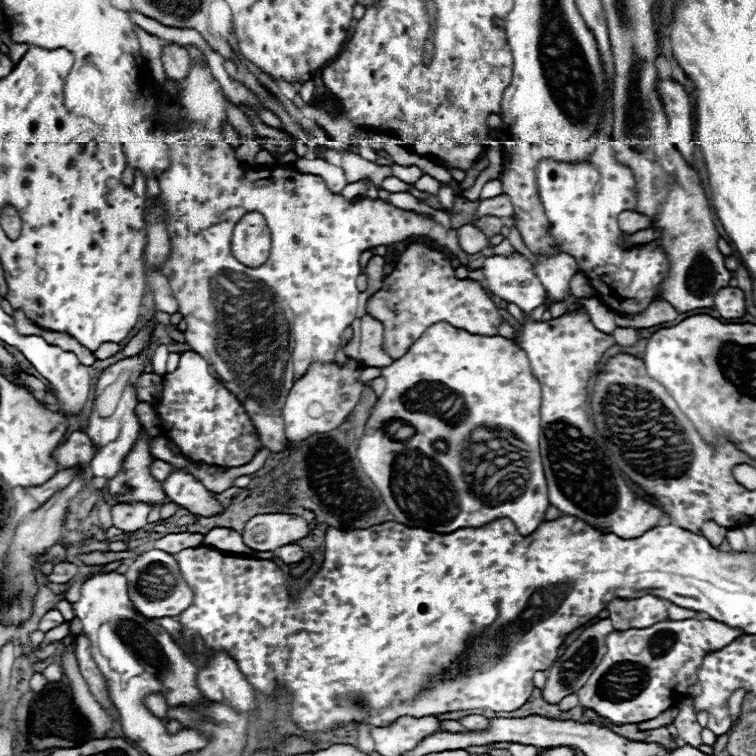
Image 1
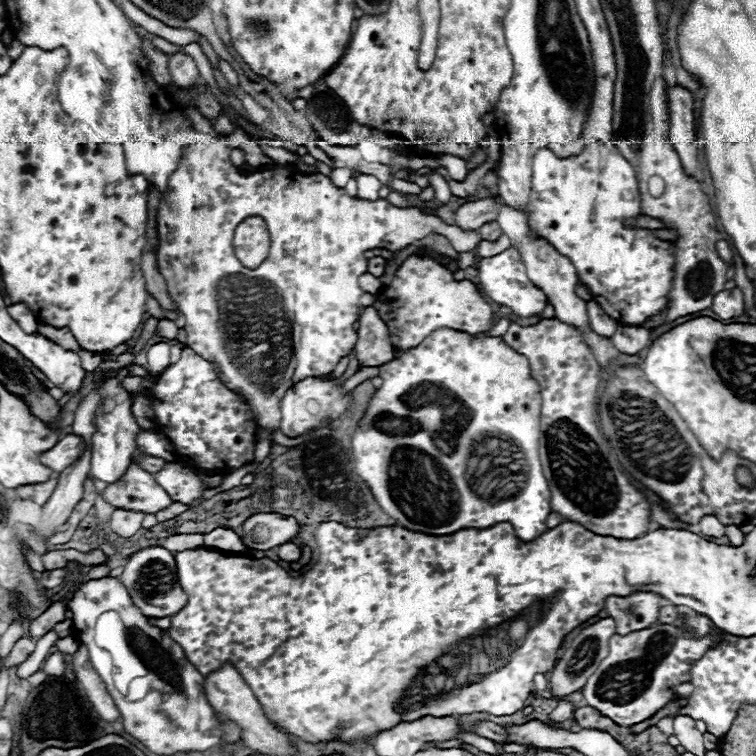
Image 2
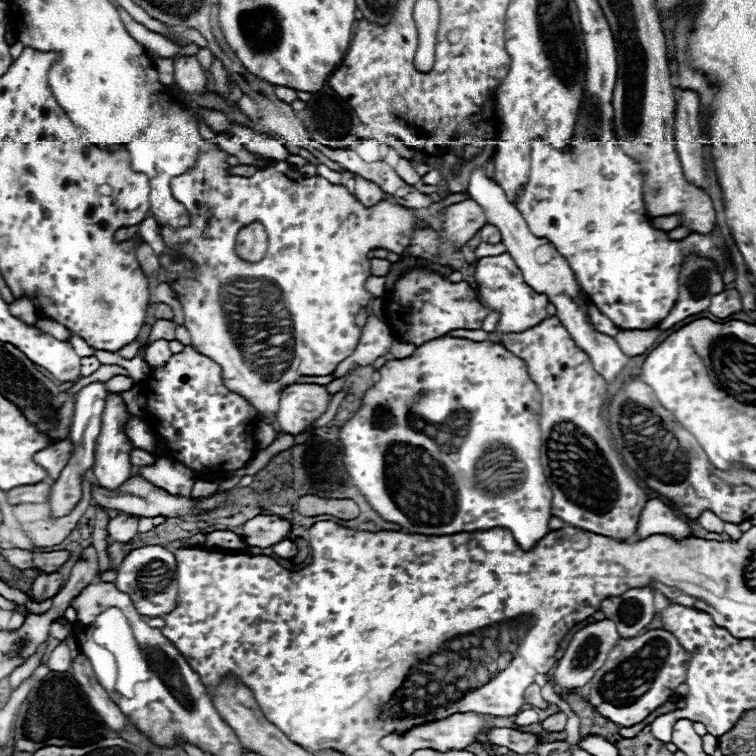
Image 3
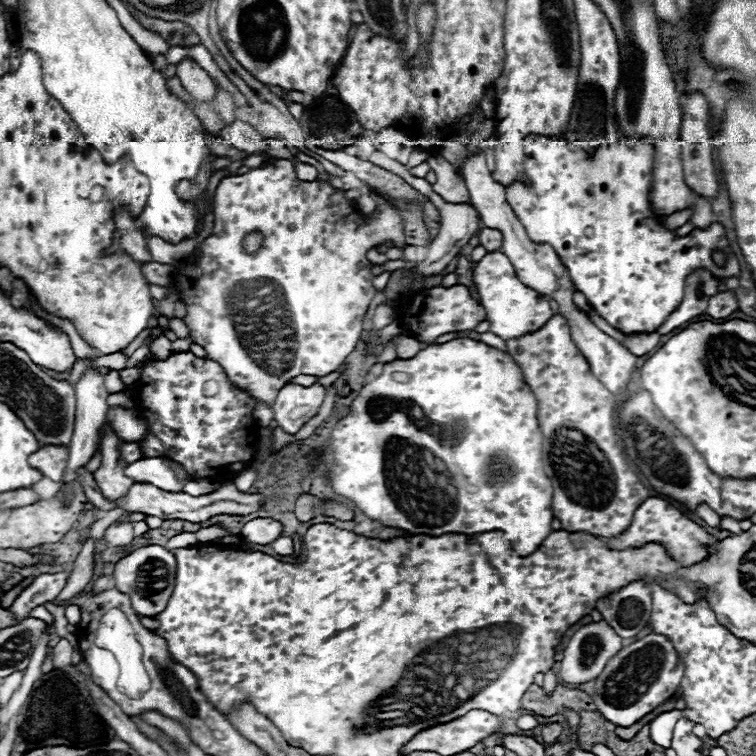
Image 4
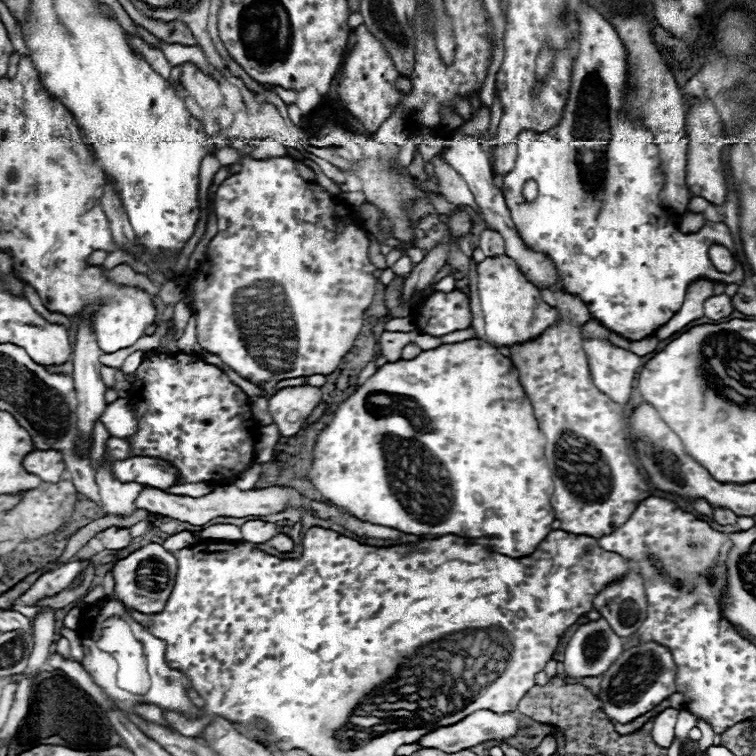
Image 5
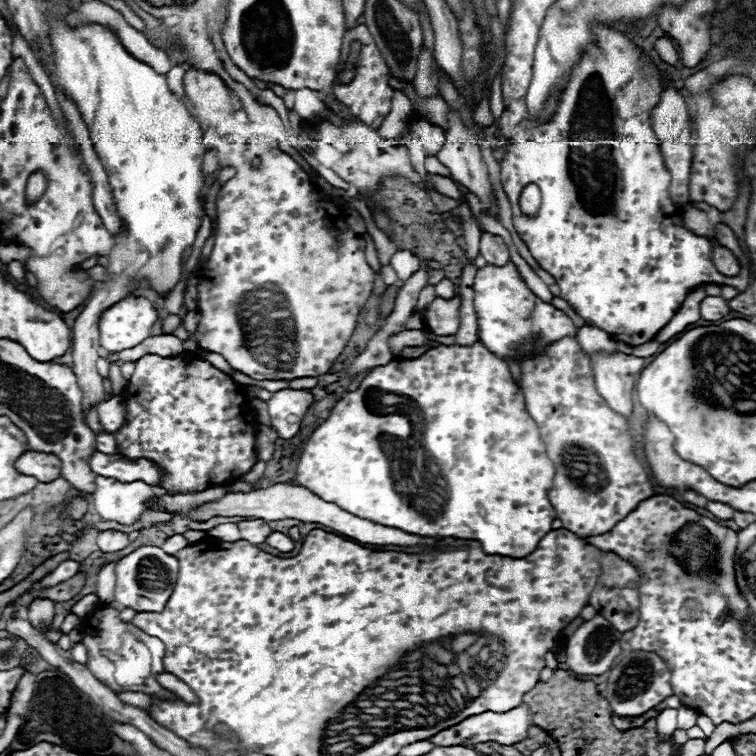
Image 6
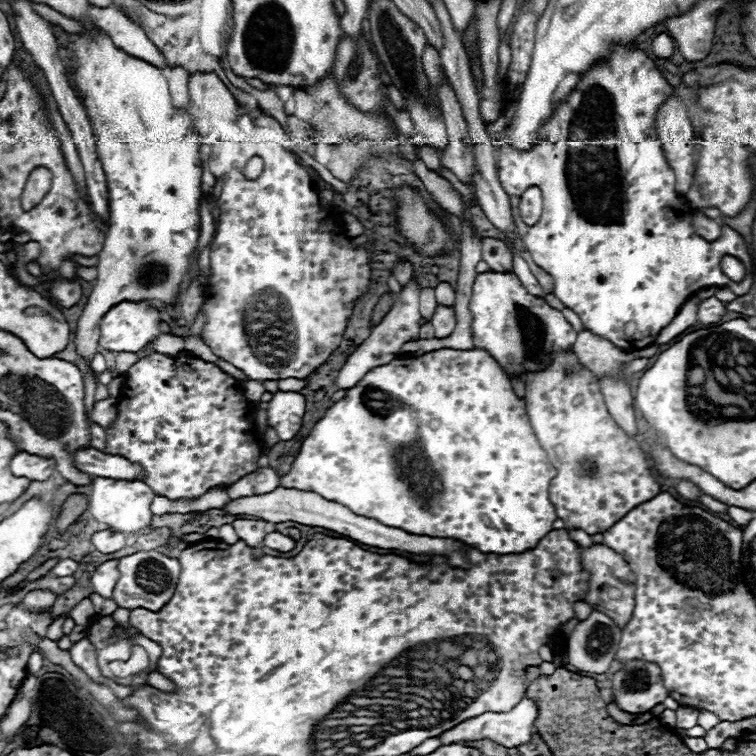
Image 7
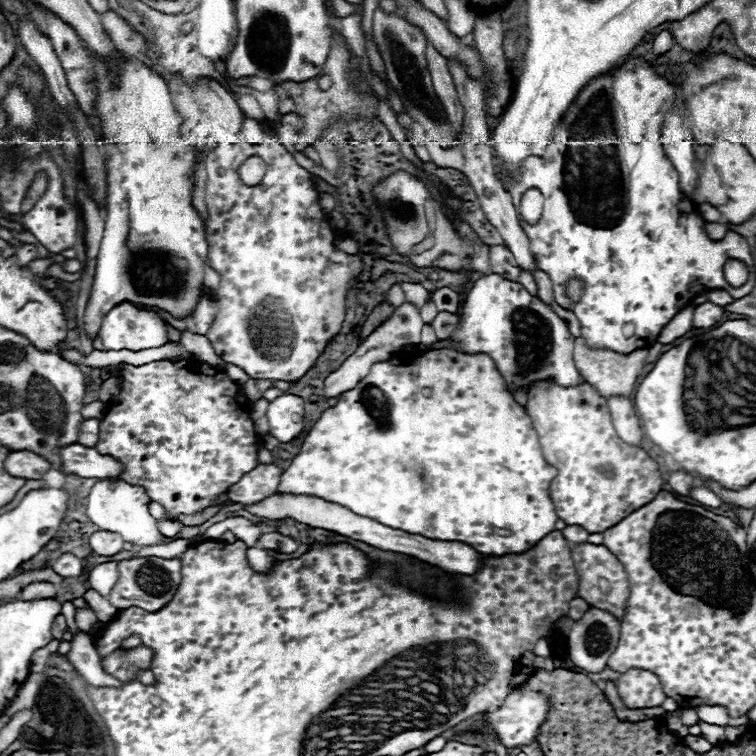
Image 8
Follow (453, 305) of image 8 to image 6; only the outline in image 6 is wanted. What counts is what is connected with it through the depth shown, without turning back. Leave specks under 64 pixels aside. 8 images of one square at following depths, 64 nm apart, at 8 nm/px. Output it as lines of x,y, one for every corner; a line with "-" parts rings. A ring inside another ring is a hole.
442,278
436,286
436,294
440,296
440,298
450,298
450,296
454,296
456,294
456,290
454,290
454,282
452,280
448,280
448,278

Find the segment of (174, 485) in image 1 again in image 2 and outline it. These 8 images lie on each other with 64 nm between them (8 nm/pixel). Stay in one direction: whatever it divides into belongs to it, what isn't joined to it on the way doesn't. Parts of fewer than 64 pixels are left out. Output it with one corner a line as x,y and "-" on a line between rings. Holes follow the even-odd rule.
166,462
160,474
154,474
156,482
168,492
174,502
194,504
202,498
202,482
196,470
182,462

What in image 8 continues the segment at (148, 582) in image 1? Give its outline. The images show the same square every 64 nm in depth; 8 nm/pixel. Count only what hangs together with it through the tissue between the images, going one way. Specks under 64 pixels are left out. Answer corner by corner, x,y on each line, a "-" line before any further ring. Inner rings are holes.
134,556
130,560
122,560
122,562
118,562
120,578
114,584
108,600
118,610
124,610
124,608
130,608
130,606
138,606
142,610
156,612
156,610
164,608
172,600
172,596
176,594
174,590
178,588
180,580
182,580
180,578
180,570
182,570
180,558
166,560
166,558
158,558
158,556
144,556
144,558

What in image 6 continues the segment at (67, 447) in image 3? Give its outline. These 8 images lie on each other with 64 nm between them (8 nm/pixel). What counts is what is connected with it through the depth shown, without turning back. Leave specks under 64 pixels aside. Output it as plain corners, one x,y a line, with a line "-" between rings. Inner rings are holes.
24,452
16,462
18,472
34,476
40,482
52,482
60,478
60,460
54,454
46,452

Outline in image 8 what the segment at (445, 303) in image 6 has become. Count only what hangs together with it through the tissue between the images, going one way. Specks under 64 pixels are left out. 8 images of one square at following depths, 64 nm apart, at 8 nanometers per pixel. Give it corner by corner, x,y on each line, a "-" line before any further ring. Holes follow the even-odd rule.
438,312
438,316
436,316
434,322
432,322
432,328
434,328
434,332
436,332
436,338
438,338
438,340
448,338
448,336
454,332
456,324
458,324
456,314
450,314
450,312

